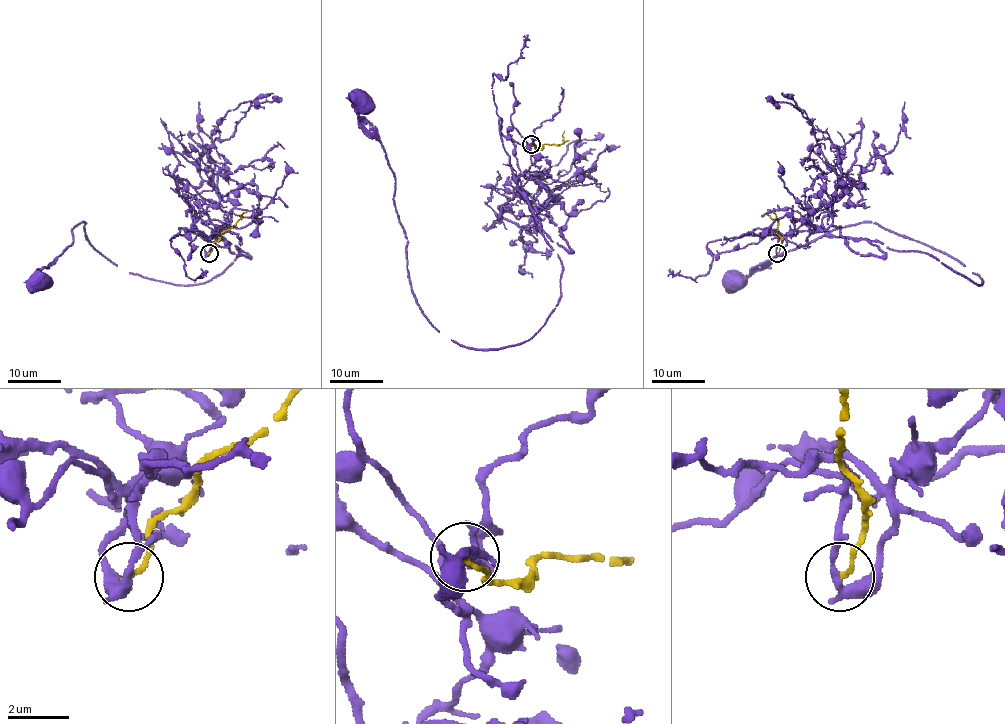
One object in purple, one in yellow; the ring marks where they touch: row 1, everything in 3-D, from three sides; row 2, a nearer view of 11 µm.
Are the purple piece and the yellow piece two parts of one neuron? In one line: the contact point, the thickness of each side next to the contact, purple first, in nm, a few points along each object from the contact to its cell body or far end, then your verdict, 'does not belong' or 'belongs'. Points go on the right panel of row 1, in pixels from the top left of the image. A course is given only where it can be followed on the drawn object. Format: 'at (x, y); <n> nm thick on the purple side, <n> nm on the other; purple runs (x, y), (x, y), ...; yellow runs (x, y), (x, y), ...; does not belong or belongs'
at (777, 253); 360 nm thick on the purple side, 150 nm on the other; purple runs (777, 253), (807, 221), (929, 253), (975, 284), (981, 278), (946, 254), (857, 222), (777, 254), (734, 284); yellow runs (777, 253), (781, 245), (777, 220), (763, 213); does not belong

